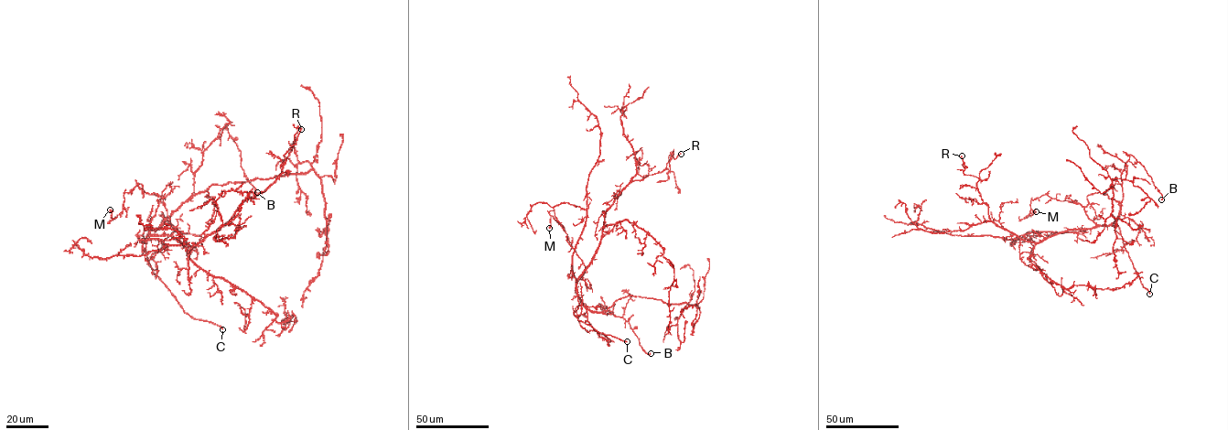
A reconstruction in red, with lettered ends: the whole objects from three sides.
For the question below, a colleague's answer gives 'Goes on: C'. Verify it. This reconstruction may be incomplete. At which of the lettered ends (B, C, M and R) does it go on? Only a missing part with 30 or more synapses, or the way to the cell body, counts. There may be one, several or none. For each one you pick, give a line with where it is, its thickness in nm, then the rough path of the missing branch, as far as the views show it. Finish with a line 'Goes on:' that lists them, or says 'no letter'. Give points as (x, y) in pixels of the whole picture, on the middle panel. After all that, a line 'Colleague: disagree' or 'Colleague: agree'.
C: at (627, 341); 320 nm thick; missing branch runs (627, 341), (662, 344)
Goes on: C
Colleague: agree

